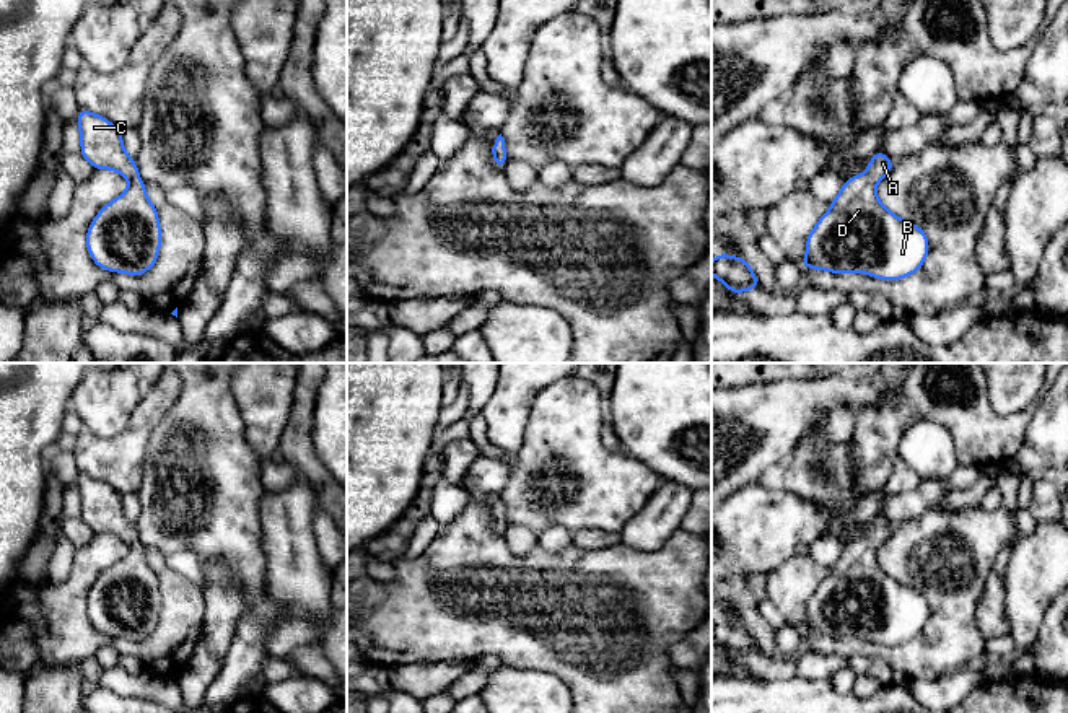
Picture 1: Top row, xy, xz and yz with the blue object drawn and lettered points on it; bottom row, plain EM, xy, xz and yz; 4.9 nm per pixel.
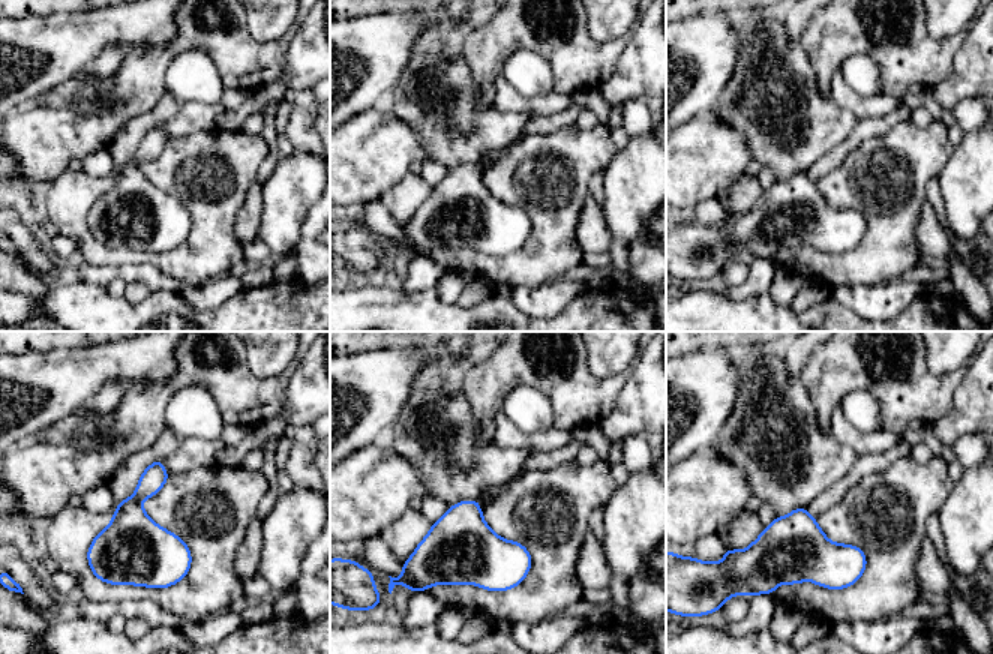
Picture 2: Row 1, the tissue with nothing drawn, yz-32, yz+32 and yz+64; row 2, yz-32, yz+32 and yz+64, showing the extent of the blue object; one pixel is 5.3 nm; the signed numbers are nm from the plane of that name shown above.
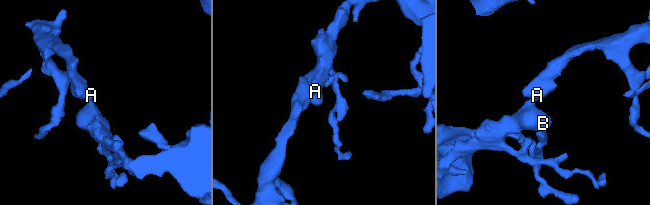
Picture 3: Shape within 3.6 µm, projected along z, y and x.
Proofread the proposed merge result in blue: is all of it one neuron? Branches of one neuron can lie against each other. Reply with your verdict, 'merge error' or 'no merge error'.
no merge error

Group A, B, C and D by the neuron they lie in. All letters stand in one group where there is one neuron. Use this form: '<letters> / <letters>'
A B C D

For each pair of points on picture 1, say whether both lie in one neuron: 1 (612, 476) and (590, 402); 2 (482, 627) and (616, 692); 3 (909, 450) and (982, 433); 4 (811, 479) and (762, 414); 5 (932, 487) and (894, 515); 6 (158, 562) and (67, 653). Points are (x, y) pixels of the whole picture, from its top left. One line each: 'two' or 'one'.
1: one
2: one
3: two
4: two
5: one
6: two

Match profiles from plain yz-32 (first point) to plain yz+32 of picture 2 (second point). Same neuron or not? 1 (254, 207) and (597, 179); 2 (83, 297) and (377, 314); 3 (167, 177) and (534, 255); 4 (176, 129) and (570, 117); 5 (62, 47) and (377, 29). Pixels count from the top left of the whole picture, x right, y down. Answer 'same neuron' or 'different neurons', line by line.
1: different neurons
2: same neuron
3: same neuron
4: different neurons
5: same neuron

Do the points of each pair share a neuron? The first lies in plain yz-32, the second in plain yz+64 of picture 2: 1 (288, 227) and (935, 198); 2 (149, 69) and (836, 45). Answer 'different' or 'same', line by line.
1: different
2: same

